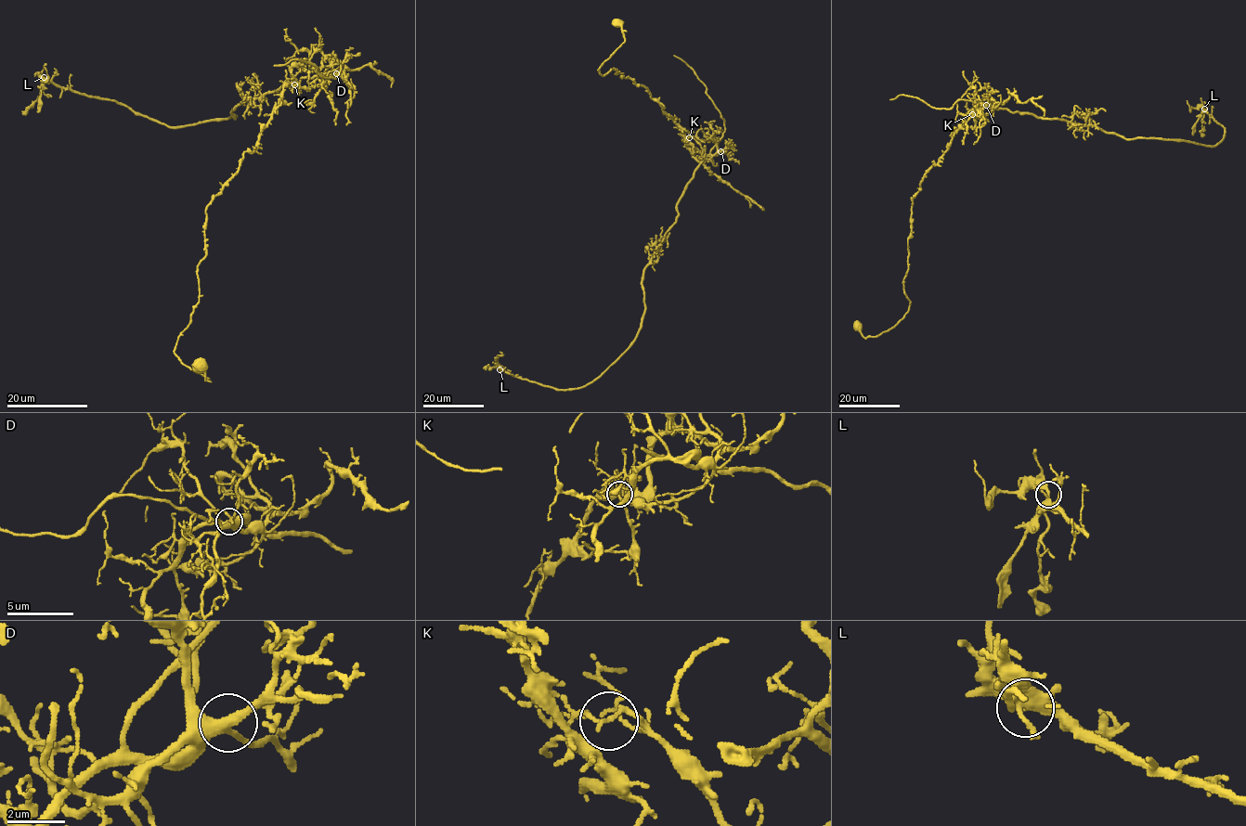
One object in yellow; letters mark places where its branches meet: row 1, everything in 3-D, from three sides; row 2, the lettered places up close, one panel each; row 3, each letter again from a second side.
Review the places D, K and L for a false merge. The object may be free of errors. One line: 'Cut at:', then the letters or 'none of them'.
Cut at: K

